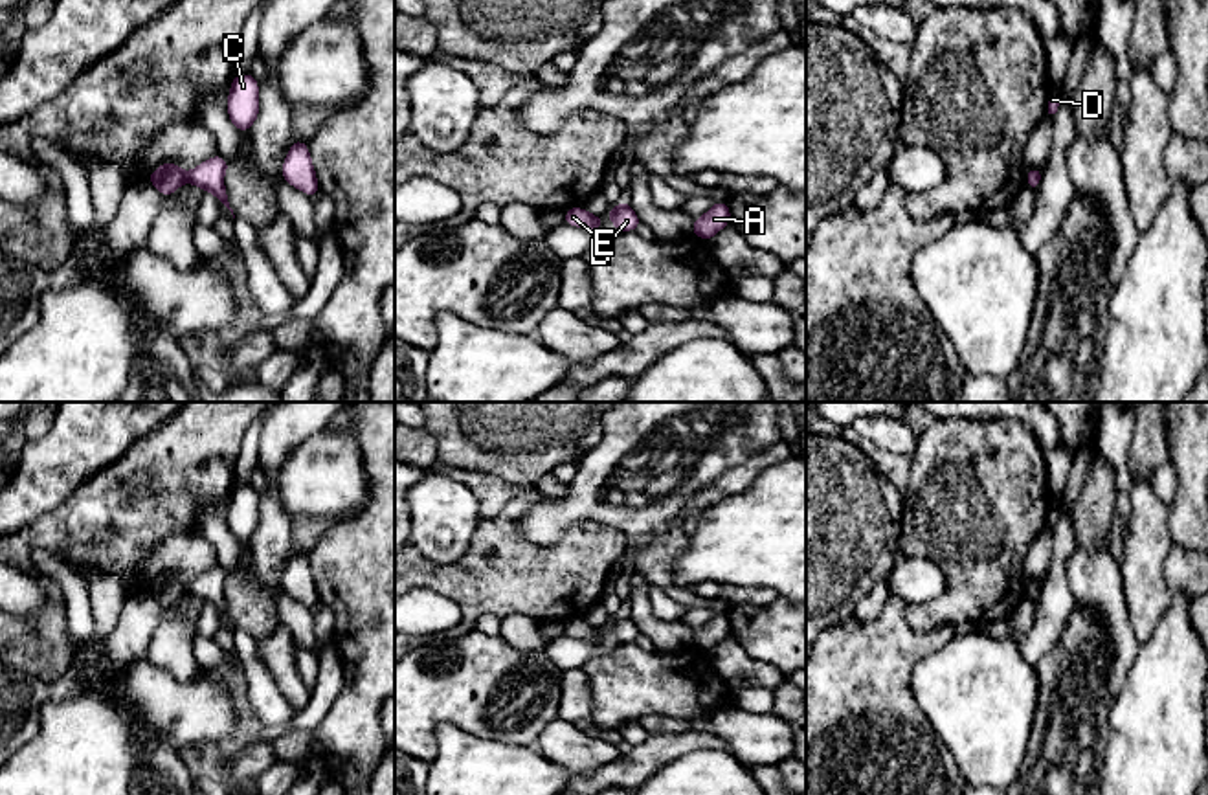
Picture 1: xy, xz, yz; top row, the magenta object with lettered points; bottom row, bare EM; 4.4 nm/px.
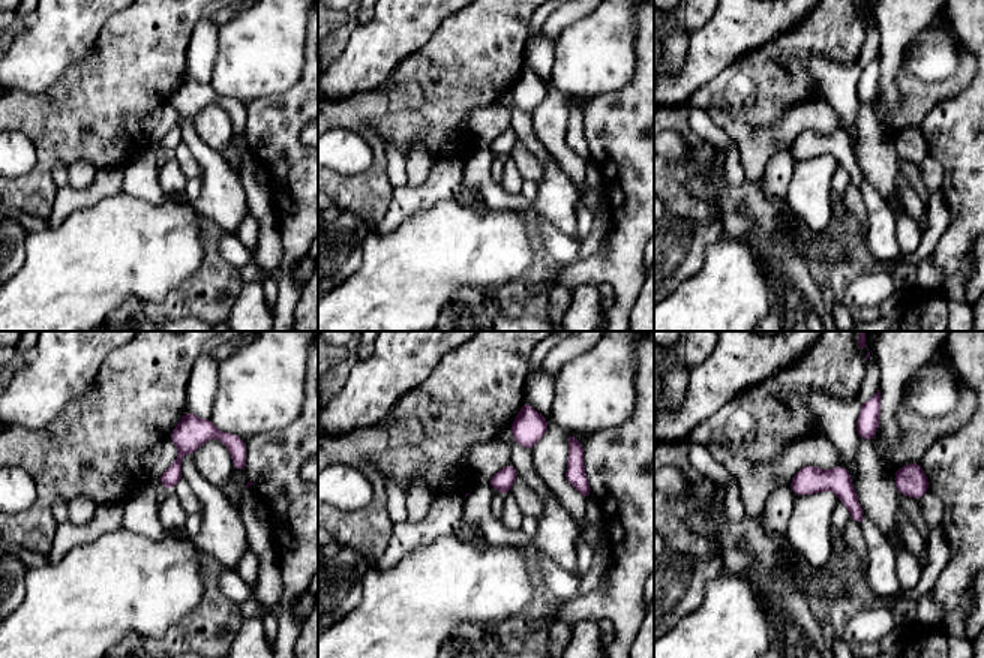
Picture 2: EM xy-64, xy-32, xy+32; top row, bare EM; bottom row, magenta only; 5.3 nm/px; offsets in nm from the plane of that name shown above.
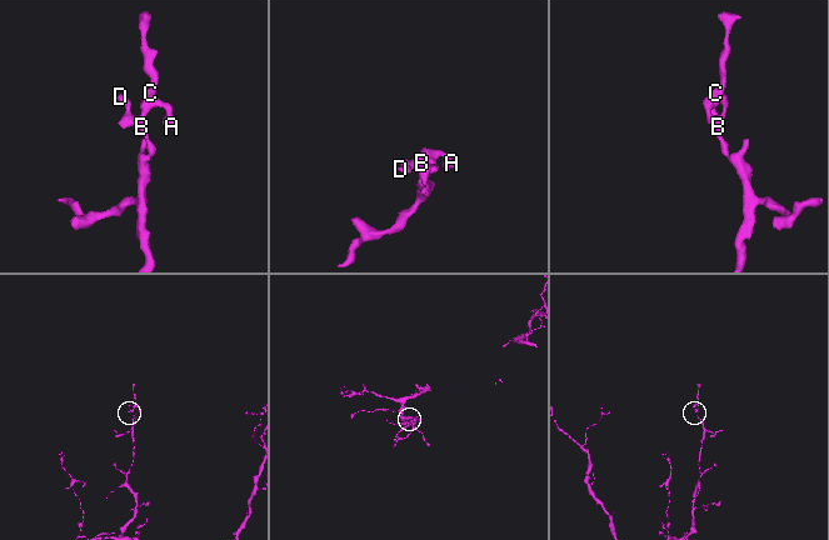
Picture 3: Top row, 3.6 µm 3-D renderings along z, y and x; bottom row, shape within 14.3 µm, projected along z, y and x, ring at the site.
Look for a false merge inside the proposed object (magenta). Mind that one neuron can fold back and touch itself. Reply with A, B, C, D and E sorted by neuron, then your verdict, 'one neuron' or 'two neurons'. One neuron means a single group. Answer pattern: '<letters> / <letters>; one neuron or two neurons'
A B C D E; one neuron

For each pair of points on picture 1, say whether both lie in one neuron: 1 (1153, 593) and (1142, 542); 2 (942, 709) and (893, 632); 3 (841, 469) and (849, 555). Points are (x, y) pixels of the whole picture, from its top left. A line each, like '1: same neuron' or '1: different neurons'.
1: same neuron
2: different neurons
3: same neuron

